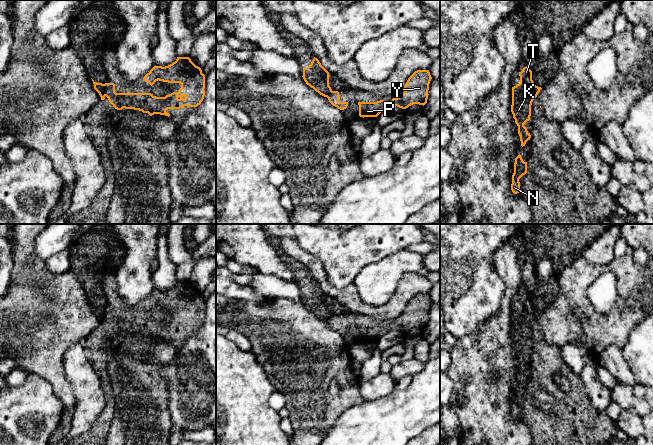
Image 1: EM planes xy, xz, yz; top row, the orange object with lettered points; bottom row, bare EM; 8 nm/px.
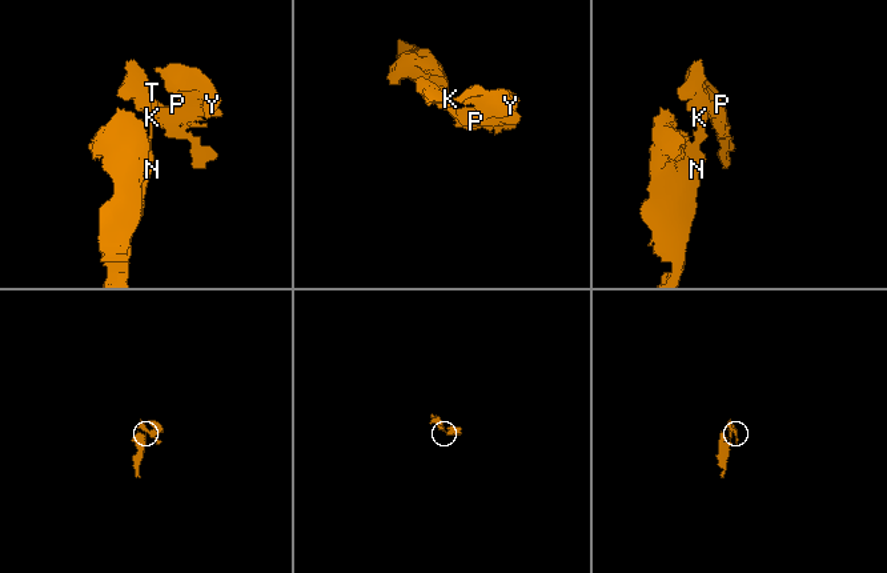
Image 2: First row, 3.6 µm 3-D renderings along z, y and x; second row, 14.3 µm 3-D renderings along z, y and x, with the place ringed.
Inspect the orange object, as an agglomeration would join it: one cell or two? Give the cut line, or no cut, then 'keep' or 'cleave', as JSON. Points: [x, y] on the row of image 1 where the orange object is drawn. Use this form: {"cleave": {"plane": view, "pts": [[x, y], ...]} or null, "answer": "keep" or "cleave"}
{"cleave": {"plane": "xy", "pts": [[104, 84], [105, 95]]}, "answer": "cleave"}

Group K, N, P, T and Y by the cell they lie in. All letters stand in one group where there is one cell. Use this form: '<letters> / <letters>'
K N T / P Y

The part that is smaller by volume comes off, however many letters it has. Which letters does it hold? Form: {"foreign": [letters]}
{"foreign": ["P", "Y"]}

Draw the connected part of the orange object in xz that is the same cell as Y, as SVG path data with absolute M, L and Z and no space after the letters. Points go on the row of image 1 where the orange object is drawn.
M417 70L407 80L404 93L390 102L358 102L360 117L377 117L392 106L406 109L413 104L425 105L428 99L429 84L432 77L429 70Z

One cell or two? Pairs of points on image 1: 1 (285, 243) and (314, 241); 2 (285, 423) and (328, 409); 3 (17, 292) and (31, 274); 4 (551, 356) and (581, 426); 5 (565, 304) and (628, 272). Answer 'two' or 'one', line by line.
1: two
2: two
3: one
4: one
5: one

